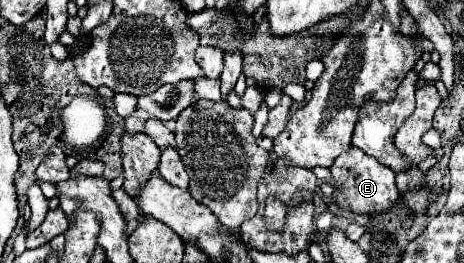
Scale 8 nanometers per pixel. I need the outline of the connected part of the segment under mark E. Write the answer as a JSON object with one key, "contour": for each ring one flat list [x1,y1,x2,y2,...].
{"contour":[[352,146,350,150,346,150,342,156,338,156,338,160,330,170,332,170,334,186,338,188,338,196,340,196,336,202,354,214,368,214,368,212,380,214,392,208,398,200,394,172,384,164,380,164,378,160,366,156,360,148]]}

